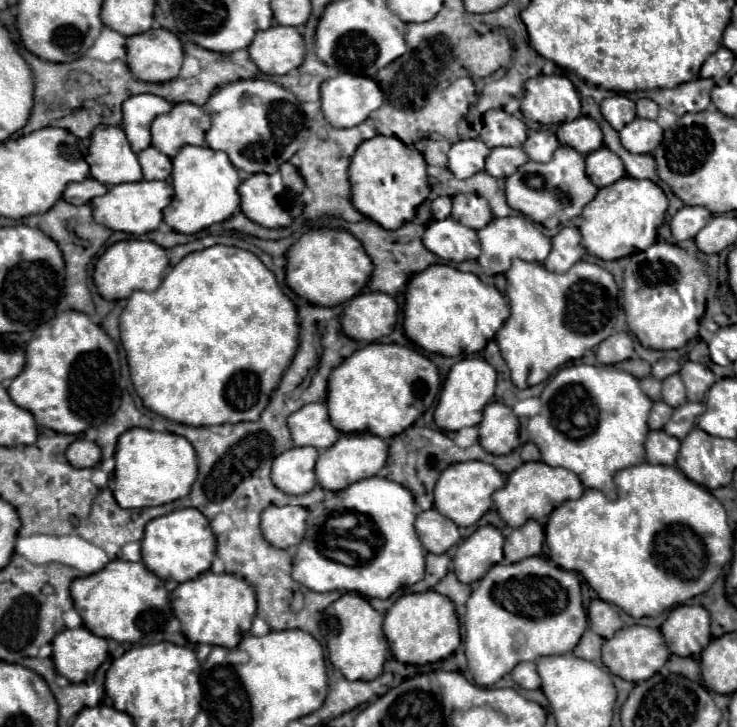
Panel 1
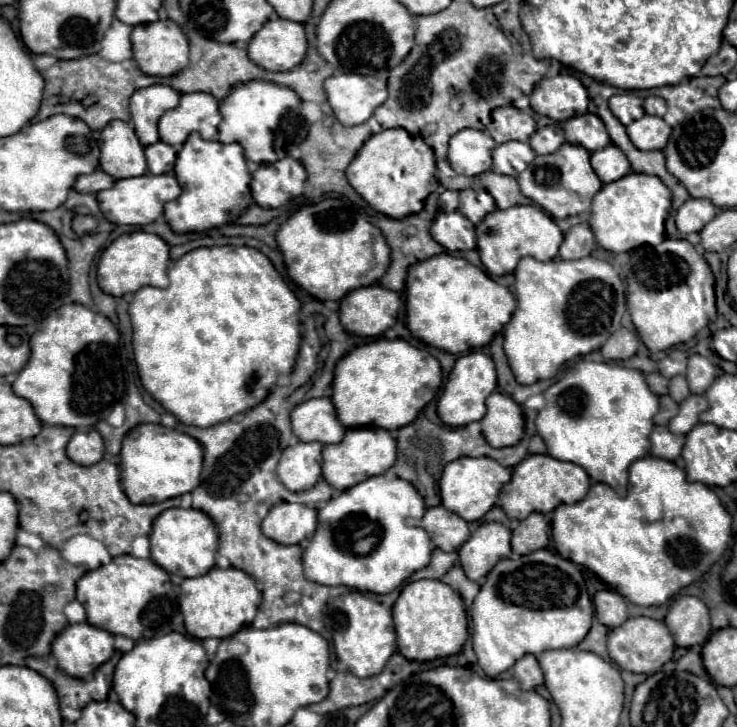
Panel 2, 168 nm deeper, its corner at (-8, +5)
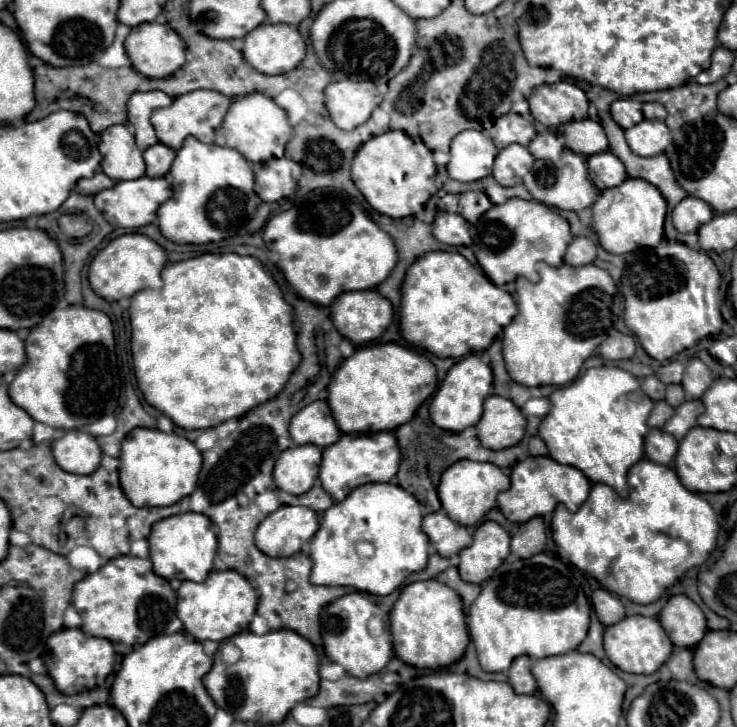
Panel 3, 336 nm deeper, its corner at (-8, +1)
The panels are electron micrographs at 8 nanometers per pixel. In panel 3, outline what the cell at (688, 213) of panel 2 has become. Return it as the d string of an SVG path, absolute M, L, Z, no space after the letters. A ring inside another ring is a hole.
M696 197L682 199L672 211L674 227L680 233L696 233L700 225L704 225L712 217L714 217L714 211L710 209L710 205L706 205L706 201L698 201Z

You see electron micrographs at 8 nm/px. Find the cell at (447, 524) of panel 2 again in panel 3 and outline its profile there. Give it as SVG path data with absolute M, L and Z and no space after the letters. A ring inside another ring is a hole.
M436 511L424 517L422 531L430 537L432 547L442 557L458 555L464 547L472 543L472 531L464 525L458 525L456 521L450 521L444 511Z

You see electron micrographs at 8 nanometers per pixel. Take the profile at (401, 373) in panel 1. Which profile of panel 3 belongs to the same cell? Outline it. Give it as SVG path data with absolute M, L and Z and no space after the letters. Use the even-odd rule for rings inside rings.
M376 343L360 347L340 363L328 385L328 405L334 421L342 433L370 433L370 431L394 431L408 423L416 409L436 391L436 367L420 353L406 349L398 343Z

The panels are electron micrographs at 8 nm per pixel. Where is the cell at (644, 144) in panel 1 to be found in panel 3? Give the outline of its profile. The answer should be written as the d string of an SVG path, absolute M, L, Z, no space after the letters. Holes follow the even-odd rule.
M644 119L642 123L626 129L625 138L634 153L652 157L666 151L672 143L672 131L660 119Z

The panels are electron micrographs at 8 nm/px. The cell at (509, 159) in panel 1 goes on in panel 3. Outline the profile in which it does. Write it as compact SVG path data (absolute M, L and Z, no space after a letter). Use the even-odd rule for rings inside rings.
M508 145L502 149L494 161L494 179L500 185L518 185L522 177L530 171L534 157L524 145Z

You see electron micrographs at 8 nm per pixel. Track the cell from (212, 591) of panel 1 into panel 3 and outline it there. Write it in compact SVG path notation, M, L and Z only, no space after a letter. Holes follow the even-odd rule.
M212 571L206 581L182 581L178 589L176 613L184 623L186 633L198 641L224 641L240 631L246 631L256 613L258 595L254 587L238 571Z

